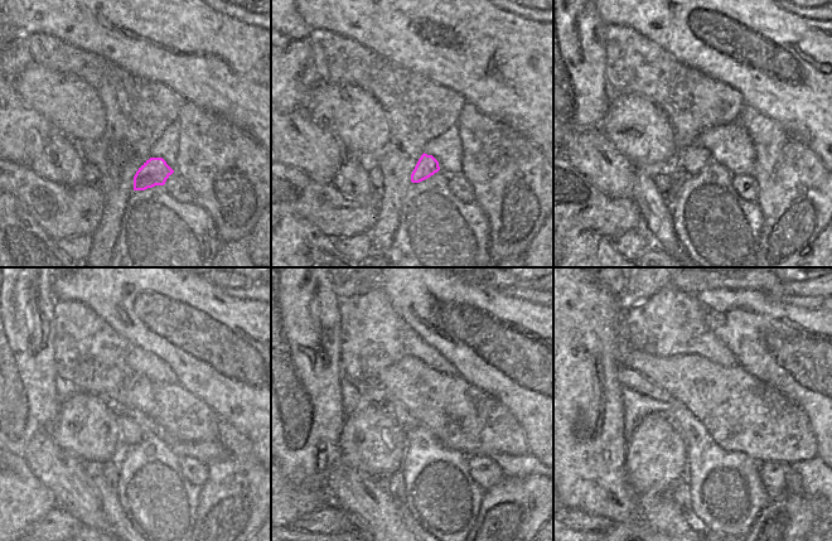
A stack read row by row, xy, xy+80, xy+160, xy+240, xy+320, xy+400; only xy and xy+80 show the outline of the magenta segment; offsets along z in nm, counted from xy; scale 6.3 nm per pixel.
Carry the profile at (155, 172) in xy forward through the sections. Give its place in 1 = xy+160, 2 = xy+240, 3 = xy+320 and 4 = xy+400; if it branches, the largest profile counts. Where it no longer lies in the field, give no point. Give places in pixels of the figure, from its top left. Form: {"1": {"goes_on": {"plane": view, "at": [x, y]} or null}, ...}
{"1": {"goes_on": {"plane": "xy+160", "at": [693, 159]}}, "2": {"goes_on": {"plane": "xy+240", "at": [130, 434]}}, "3": {"goes_on": {"plane": "xy+320", "at": [375, 394]}}, "4": {"goes_on": {"plane": "xy+400", "at": [629, 378]}}}

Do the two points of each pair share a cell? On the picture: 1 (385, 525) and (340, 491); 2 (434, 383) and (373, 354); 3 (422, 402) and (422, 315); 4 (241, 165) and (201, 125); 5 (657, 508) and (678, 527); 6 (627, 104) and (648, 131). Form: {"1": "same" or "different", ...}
{"1": "same", "2": "different", "3": "different", "4": "same", "5": "same", "6": "same"}

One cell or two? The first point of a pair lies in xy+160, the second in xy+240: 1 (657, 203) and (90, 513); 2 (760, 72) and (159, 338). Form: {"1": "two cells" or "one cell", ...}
{"1": "two cells", "2": "one cell"}

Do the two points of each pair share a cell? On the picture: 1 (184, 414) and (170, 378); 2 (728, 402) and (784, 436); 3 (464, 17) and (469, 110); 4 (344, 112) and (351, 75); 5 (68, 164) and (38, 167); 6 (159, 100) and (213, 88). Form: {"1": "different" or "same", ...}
{"1": "different", "2": "same", "3": "different", "4": "different", "5": "same", "6": "different"}

